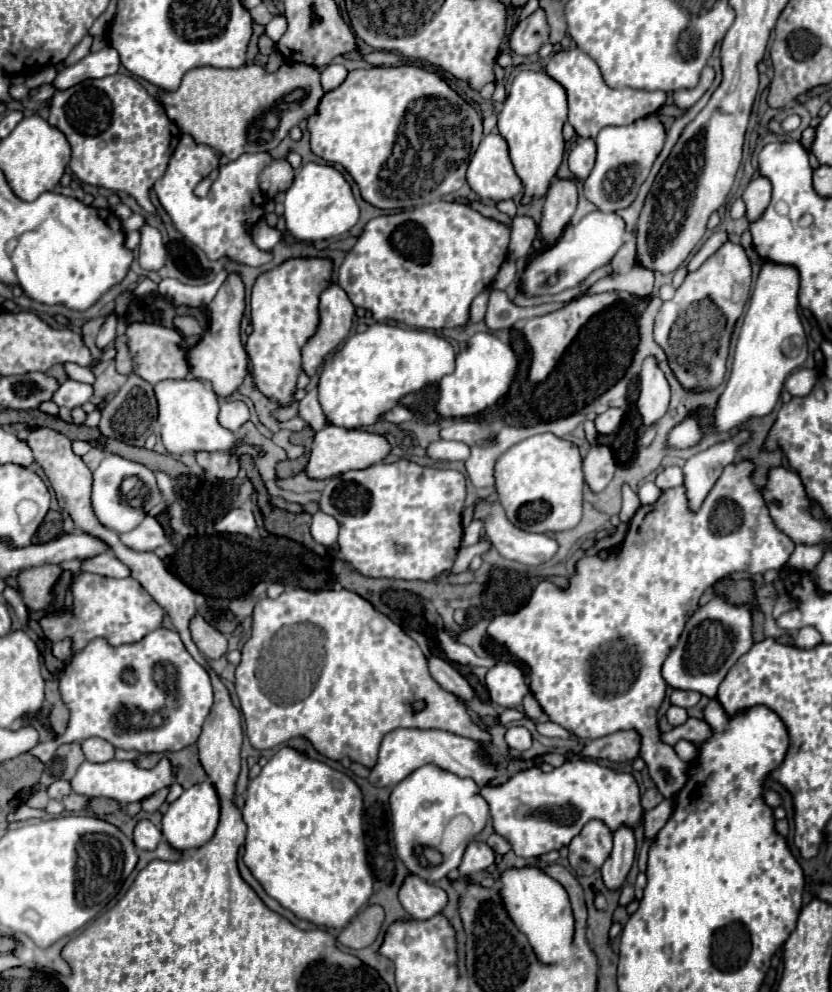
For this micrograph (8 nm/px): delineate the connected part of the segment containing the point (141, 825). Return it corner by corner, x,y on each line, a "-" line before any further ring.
139,820
133,830
133,842
139,850
155,850
161,840
161,830
149,820

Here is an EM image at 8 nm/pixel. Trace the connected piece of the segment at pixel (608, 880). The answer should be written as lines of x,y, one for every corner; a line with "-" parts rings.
619,826
613,834
613,850
601,866
601,876
607,890
619,890
635,860
635,836
629,826

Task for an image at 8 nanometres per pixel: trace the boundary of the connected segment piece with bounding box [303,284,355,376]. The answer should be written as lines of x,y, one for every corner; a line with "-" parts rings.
333,284
333,288
321,294
319,312
319,330
303,346
303,370
307,376
317,374
317,368
323,364
323,360
347,338
353,324
355,306
347,298
345,290

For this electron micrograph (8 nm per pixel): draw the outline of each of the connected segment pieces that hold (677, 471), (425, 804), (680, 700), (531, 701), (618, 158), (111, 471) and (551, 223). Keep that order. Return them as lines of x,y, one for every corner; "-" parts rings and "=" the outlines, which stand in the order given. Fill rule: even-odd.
667,466
667,468
663,468
659,474
657,474
657,478
655,478
655,484
659,486
659,488
673,488
673,486
679,486
679,484
683,484
683,470
679,468
679,466
=
421,766
415,772
411,772
405,780
401,780
389,798
391,816
393,816
393,836
395,836
395,850
403,864
409,868
409,872
417,874
419,878
427,882
437,882
447,876
447,872
455,870
461,862
465,846
461,844
455,848
449,856
443,858
441,864
431,866
427,862
421,862
421,848
437,848
441,844
445,826
451,818
465,814
471,816
473,822
473,834
479,834
485,826
485,820
489,816
487,802
477,794
477,784
471,778
459,778
439,766
=
673,690
671,694
671,704
677,704
677,706
683,706
683,708
691,708
699,702
701,694
693,692
693,690
=
525,694
525,698
523,698
523,710
525,710
525,716
533,718
533,720
537,720
541,716
541,712
543,712
539,702
533,698
533,694
=
653,114
639,118
637,122
627,126
607,126
605,130
601,130
601,134
595,138
597,162
593,172
585,180
587,188
583,186
583,194
587,190
587,200
591,200
603,212
615,212
629,206
629,202
633,202
633,198
637,196
639,186
647,178
657,154
661,152
663,142
663,124
=
107,454
107,456
103,458
103,462
99,464
99,468
93,472
93,496
91,496
91,500
93,500
93,510
95,510
95,514
97,514
97,518
99,518
99,522
101,522
103,526
107,526
109,530
115,530
115,532
129,532
129,530
133,530
133,528
145,518
145,514
147,514
155,504
161,502
161,494
159,494
157,484
155,484
155,474
153,474
149,468
145,468
143,464
125,460
125,458
121,458
121,456
115,456
115,454
-
127,474
139,474
137,478
141,478
141,482
145,482
145,486
149,488
149,498
147,498
147,502
143,504
143,508
131,508
131,506
129,506
127,502
123,502
121,496
119,496
121,478
125,478
=
559,180
551,186
545,198
543,218
539,224
539,230
543,232
547,242
553,242
563,234
577,208
577,196
577,186
571,180

